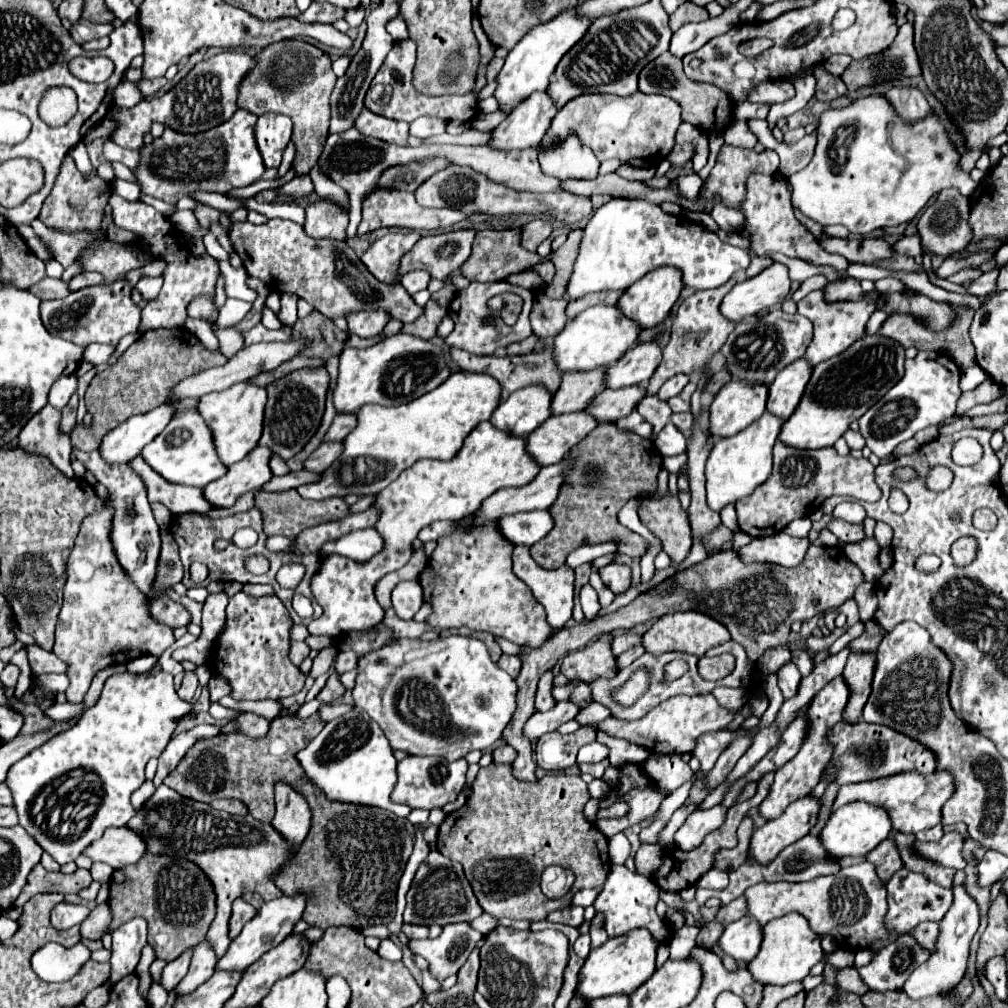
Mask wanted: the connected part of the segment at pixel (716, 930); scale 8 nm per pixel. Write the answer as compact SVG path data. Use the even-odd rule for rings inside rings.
M712 920L708 922L699 932L696 945L705 949L711 949L723 932L720 922Z

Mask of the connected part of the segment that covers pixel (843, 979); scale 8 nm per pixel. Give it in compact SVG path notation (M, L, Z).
M843 968L837 972L837 988L845 990L845 992L857 992L859 996L863 996L865 992L869 992L869 988L865 986L865 982L861 980L861 976L857 974L855 968Z

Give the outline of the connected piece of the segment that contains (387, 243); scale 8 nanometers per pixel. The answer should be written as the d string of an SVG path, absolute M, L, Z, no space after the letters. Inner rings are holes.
M391 232L375 240L369 250L361 256L367 270L385 284L395 284L397 269L405 252L409 252L421 238L419 232ZM395 260L395 262L393 262Z

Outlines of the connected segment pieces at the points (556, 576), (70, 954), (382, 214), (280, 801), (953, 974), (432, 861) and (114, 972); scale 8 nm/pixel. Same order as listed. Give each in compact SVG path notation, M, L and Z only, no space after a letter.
M517 544L515 550L513 550L513 572L531 588L535 600L539 604L543 604L549 624L553 624L553 628L563 628L565 622L571 618L571 610L573 610L573 588L575 588L575 572L573 572L573 568L569 568L567 564L559 566L557 570L541 568L531 558L529 546Z
M81 942L71 948L63 948L59 944L45 944L33 954L31 964L39 978L57 983L70 980L89 958L91 952Z
M375 190L371 192L365 200L363 200L363 220L359 224L357 234L367 234L371 230L377 228L409 228L409 230L437 230L443 226L451 226L459 220L463 220L465 216L461 216L461 212L451 212L451 208L443 208L443 210L433 210L433 208L423 208L417 204L415 196L411 192L393 192L393 190Z
M277 780L275 784L275 802L277 812L273 818L273 826L277 828L277 832L285 836L291 848L297 850L311 826L309 804L303 798L303 794L299 794L295 788L291 788L281 780Z
M963 886L953 888L955 900L949 908L949 912L943 916L943 920L939 922L939 938L935 942L935 952L933 956L921 964L905 982L903 990L907 992L907 996L911 996L913 1000L917 998L925 998L929 994L941 994L941 992L949 992L951 988L957 986L957 982L963 978L965 968L967 968L967 958L969 958L969 944L979 928L979 906L977 902L967 894L967 890Z
M429 852L427 860L417 870L413 884L407 892L407 908L403 920L423 926L431 926L431 924L443 926L451 922L471 922L481 914L483 908L479 906L475 894L471 892L471 884L467 882L459 862L445 858L441 852Z
M137 916L121 928L115 928L111 932L113 936L113 954L111 954L111 986L115 986L121 978L129 976L135 972L139 958L141 958L141 948L147 944L147 922Z

